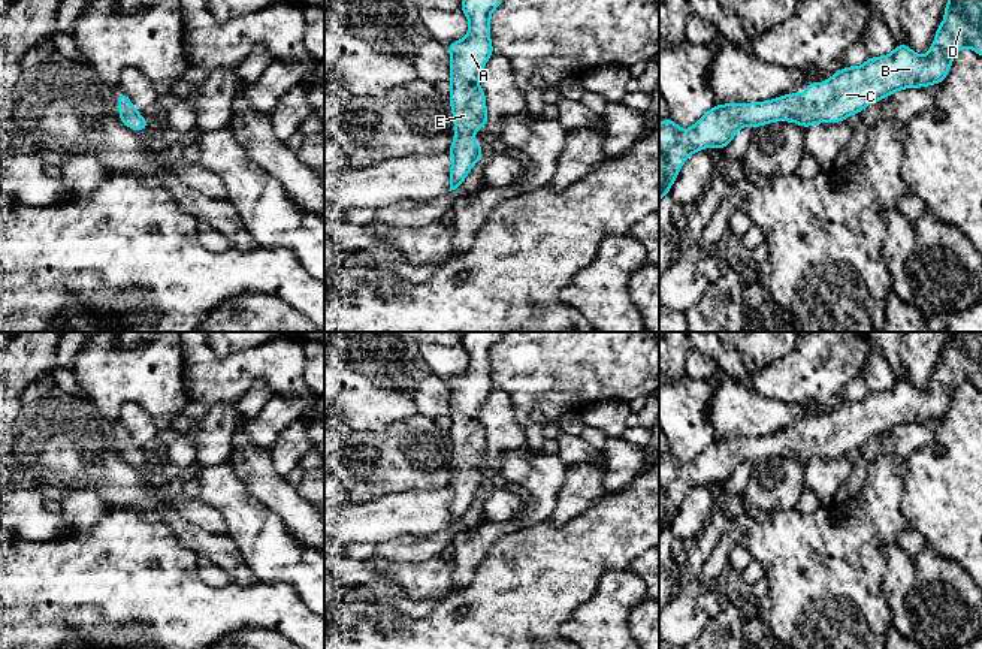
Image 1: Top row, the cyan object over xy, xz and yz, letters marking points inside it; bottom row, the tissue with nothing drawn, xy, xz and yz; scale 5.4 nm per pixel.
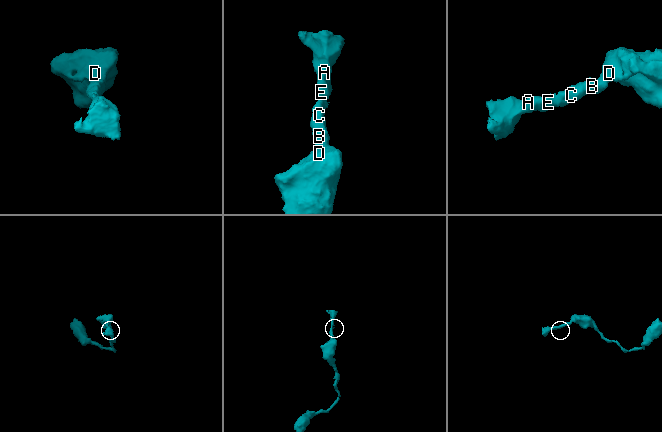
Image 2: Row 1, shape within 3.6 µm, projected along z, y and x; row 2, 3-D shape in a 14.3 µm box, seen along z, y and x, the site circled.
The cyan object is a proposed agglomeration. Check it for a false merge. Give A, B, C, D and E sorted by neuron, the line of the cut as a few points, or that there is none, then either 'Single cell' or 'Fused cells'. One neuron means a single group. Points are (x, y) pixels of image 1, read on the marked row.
Groups: A B C D E. No split. Single cell

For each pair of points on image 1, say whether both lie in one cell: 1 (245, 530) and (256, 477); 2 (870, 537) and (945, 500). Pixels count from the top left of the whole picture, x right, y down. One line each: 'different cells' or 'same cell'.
1: different cells
2: different cells

